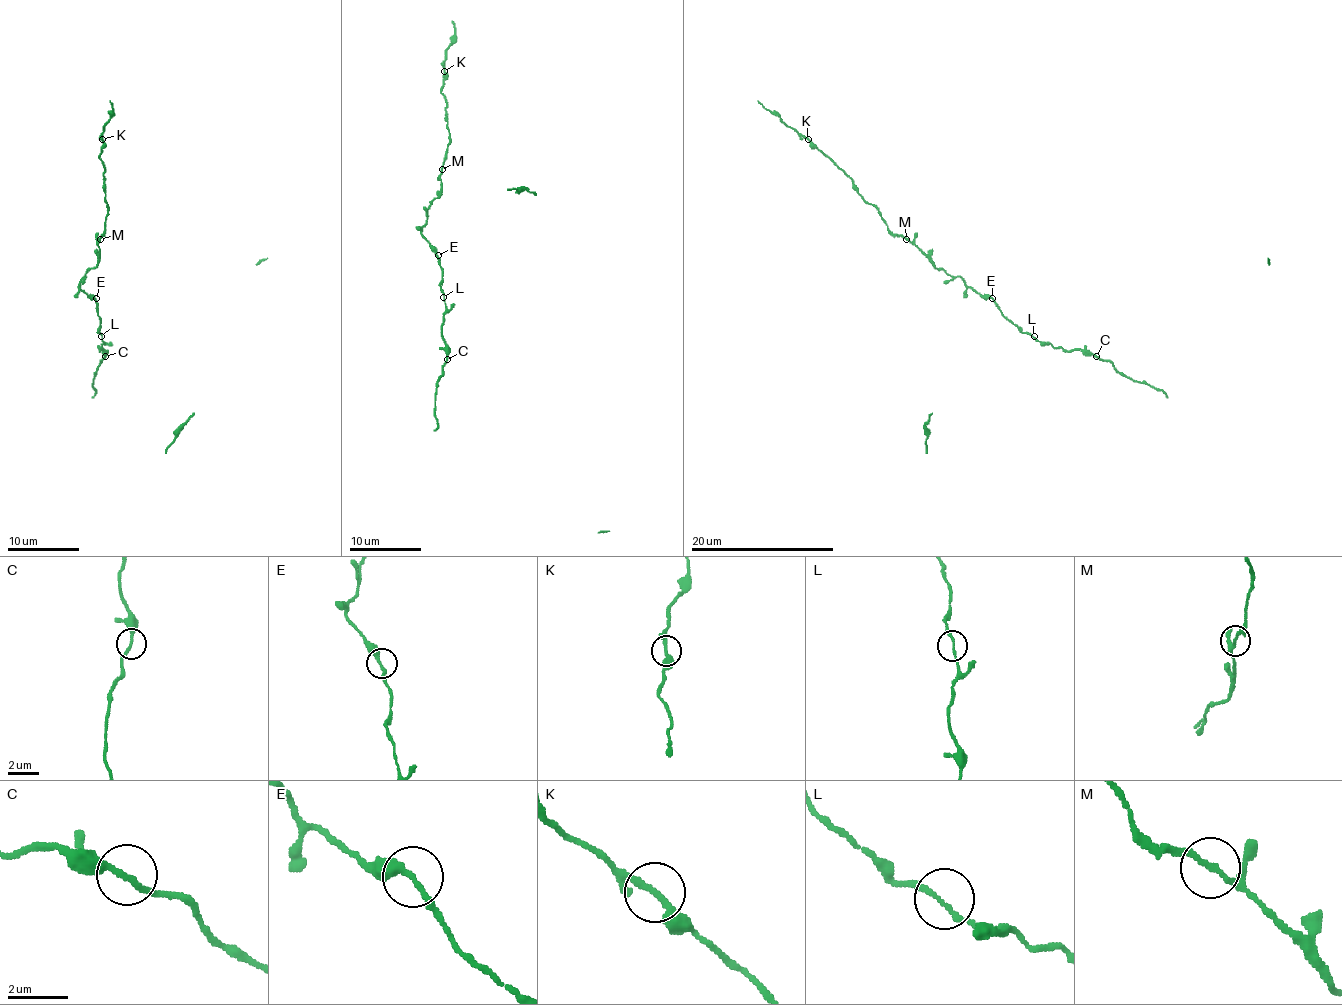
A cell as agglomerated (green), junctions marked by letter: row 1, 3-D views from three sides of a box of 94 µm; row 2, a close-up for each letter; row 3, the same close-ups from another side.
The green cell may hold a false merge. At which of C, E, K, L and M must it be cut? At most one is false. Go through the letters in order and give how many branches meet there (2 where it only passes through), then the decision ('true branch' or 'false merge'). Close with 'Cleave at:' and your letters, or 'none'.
C: 2 | true branch
E: 2 | true branch
K: 2 | false merge
L: 2 | true branch
M: 2 | true branch
Cleave at: K

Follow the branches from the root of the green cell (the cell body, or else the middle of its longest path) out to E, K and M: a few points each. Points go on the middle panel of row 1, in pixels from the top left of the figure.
E: (443, 295), (438, 255)
K: (443, 295), (440, 259), (422, 229), (427, 209), (440, 195), (449, 144), (441, 91), (445, 71)
M: (443, 295), (440, 259), (434, 254), (434, 247), (422, 234), (427, 223), (427, 209), (440, 195), (441, 170)

